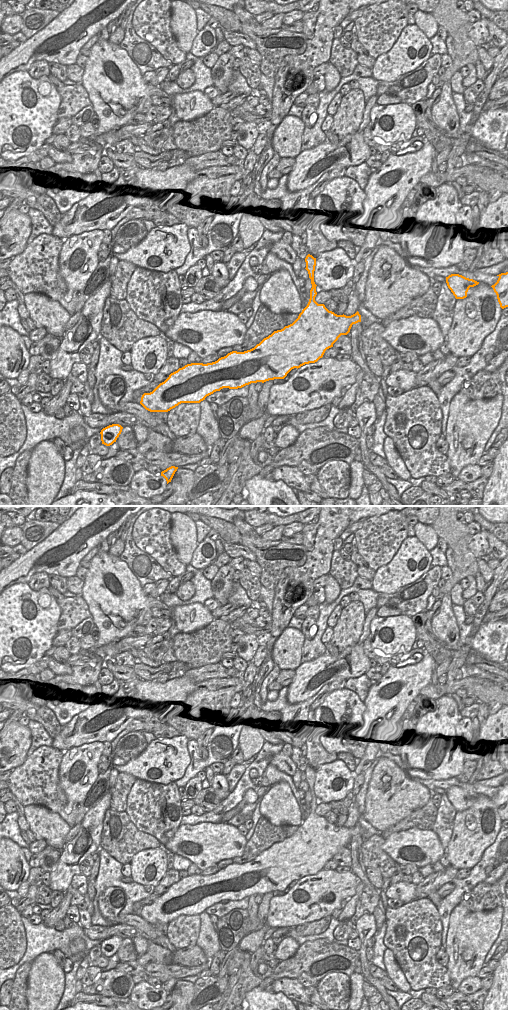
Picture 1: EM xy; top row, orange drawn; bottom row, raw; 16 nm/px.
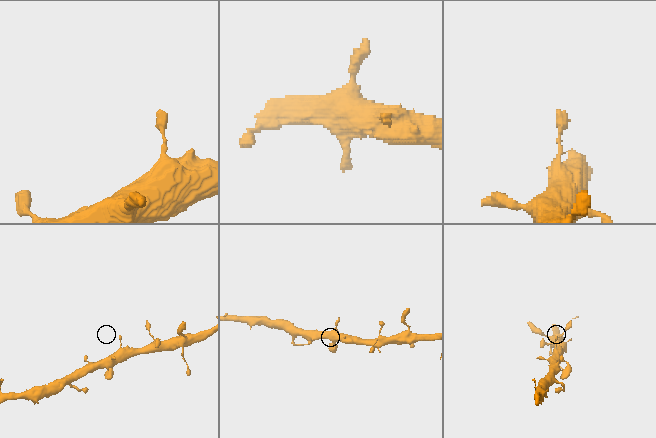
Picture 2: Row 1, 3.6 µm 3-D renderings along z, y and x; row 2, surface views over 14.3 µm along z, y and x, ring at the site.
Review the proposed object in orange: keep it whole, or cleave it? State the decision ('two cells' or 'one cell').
one cell

